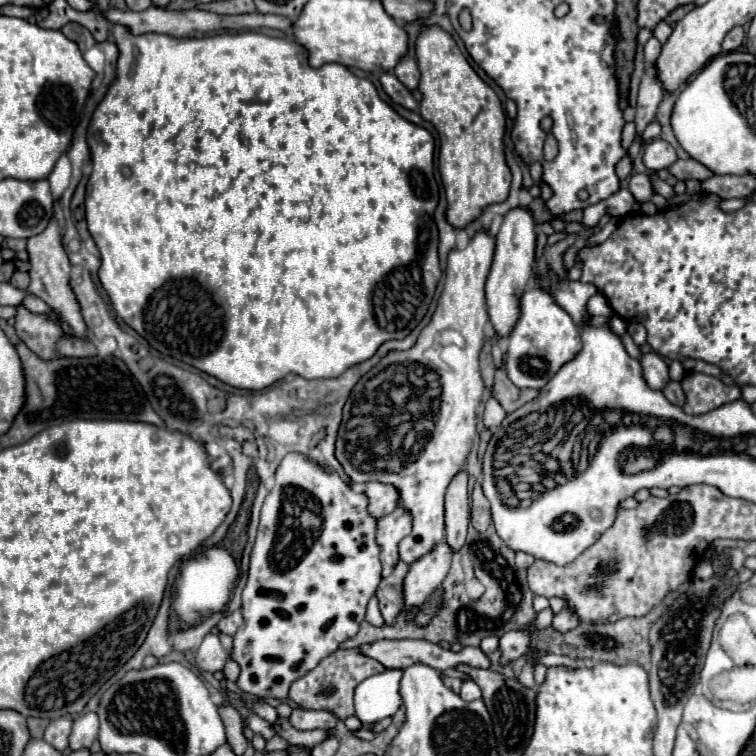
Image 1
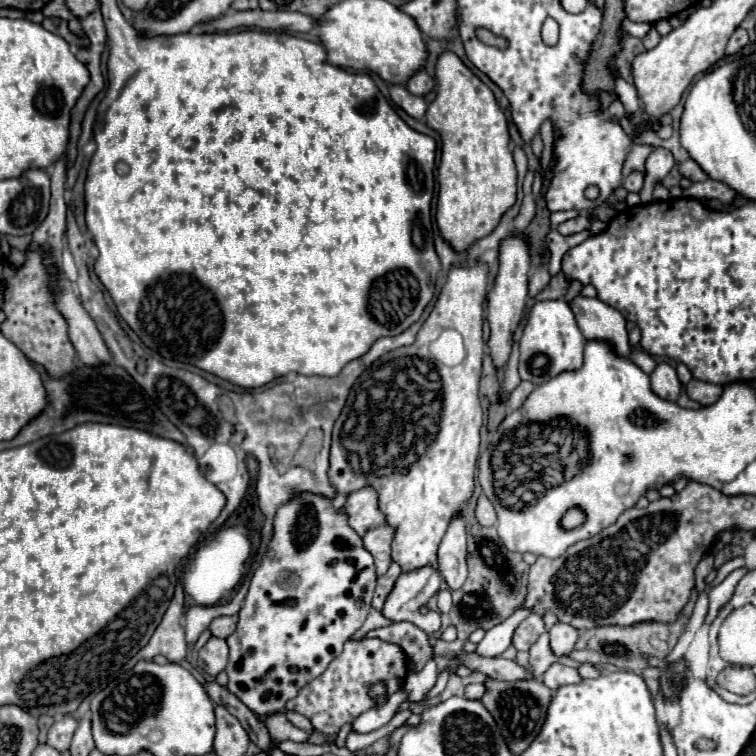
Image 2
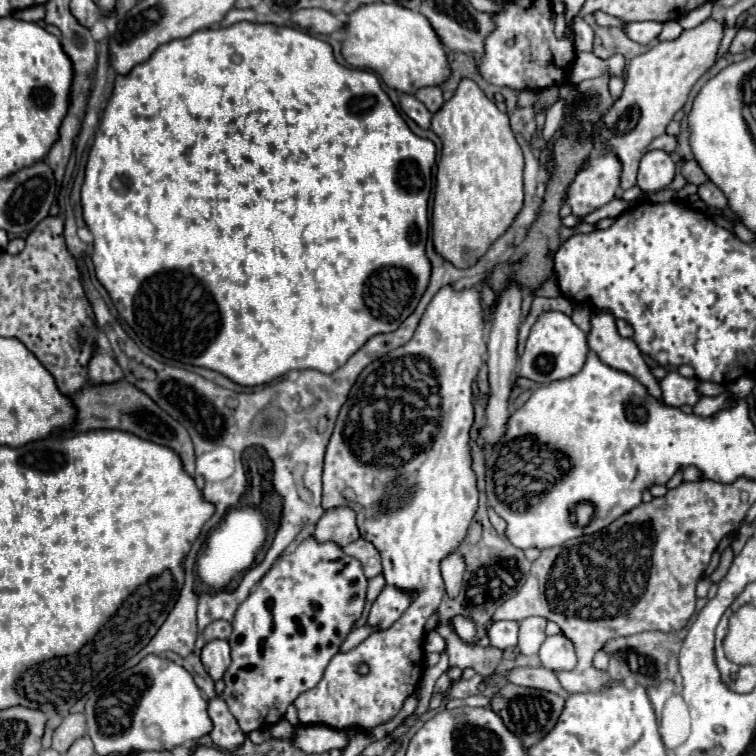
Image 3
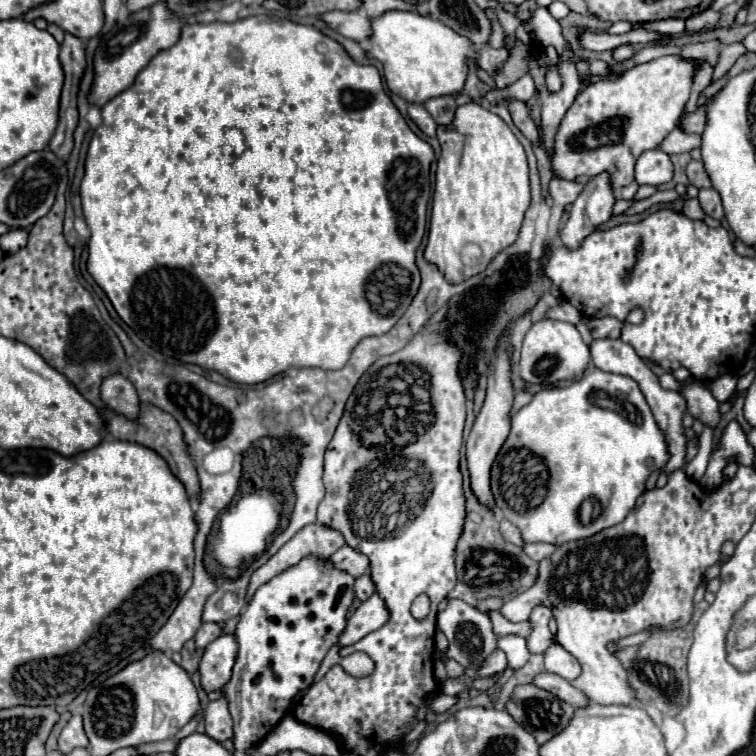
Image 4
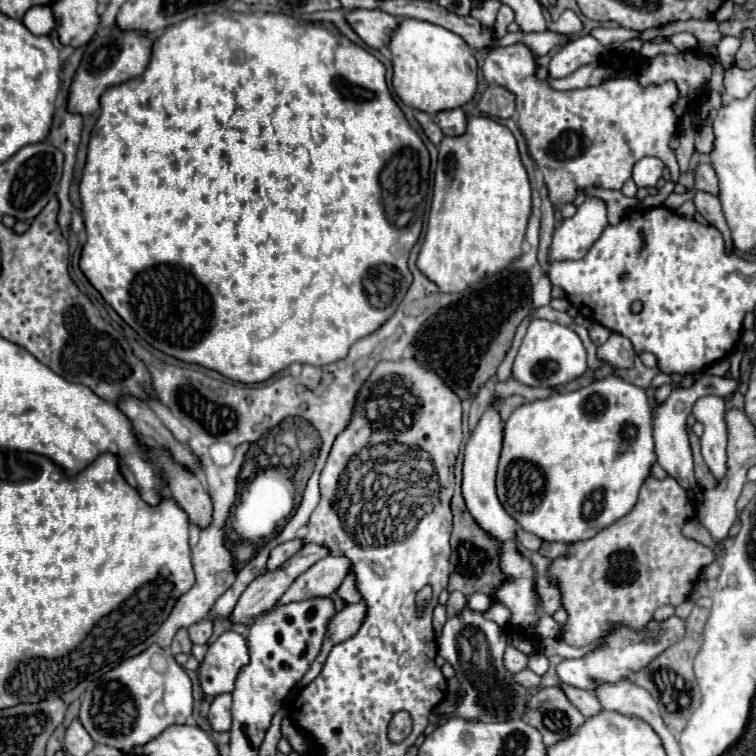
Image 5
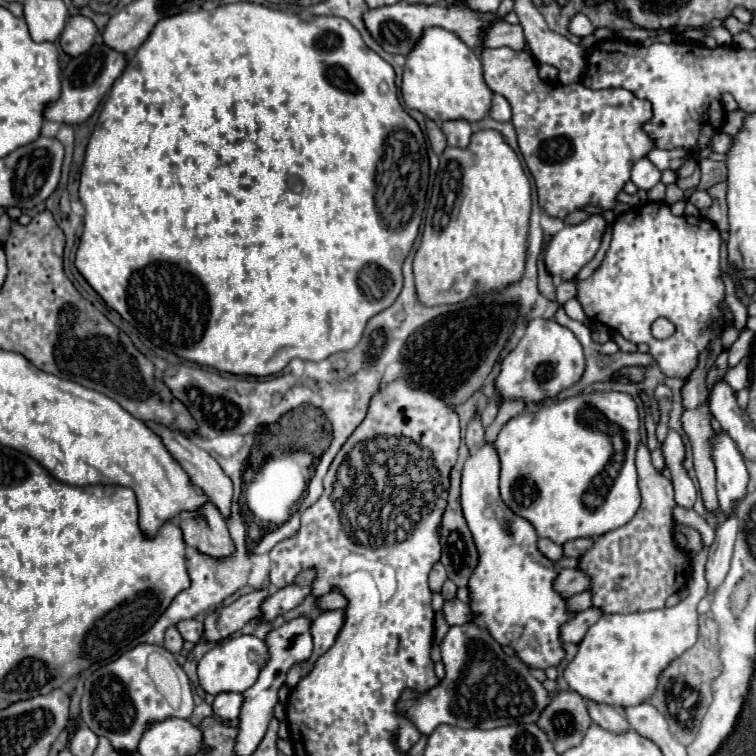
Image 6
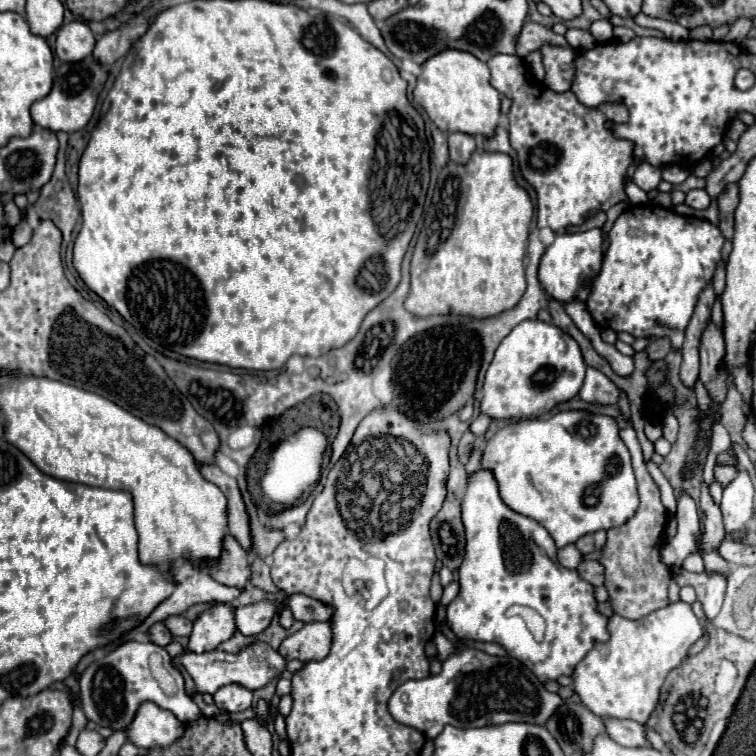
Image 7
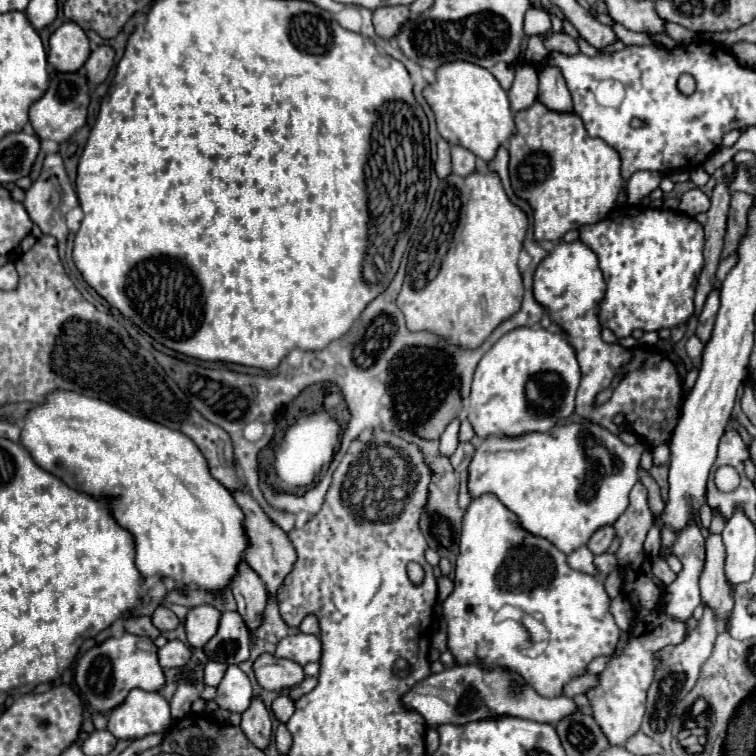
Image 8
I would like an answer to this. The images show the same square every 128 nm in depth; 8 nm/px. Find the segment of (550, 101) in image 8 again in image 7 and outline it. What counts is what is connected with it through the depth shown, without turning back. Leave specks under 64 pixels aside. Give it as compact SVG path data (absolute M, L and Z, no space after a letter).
M566 46L566 48L540 48L540 52L544 54L544 68L546 68L544 84L558 94L570 90L574 76L572 60L576 56L576 50Z

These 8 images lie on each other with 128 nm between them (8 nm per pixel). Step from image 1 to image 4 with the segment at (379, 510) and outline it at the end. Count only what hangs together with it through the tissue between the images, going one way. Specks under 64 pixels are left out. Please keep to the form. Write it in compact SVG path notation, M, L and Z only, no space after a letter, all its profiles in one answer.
M310 524L302 528L288 544L284 544L284 548L280 548L280 552L276 552L262 568L258 568L252 574L250 586L246 592L246 600L252 600L252 596L256 594L260 586L270 582L274 576L286 572L288 568L296 566L302 558L316 556L324 560L332 556L332 552L336 552L344 544L346 542L340 536L340 532L332 532L330 528L324 528L320 524Z

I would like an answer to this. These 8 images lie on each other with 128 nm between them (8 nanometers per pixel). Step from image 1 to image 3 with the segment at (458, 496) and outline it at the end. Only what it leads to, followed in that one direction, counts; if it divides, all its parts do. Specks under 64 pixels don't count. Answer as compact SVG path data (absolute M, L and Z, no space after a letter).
M452 554L442 560L442 576L450 598L456 598L456 588L462 586L462 572L464 572L464 560L460 560L460 554Z

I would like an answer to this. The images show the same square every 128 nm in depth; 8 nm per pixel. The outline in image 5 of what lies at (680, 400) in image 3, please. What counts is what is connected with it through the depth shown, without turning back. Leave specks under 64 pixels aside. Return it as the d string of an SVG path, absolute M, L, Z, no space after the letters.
M704 396L694 404L692 414L698 422L704 422L704 434L700 436L702 458L714 478L720 482L728 472L728 434L724 424L724 398L718 396Z

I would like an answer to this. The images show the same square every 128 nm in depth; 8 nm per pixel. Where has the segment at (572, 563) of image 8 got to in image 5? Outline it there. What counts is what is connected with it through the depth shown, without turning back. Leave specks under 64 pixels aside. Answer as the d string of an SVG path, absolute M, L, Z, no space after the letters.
M518 530L518 542L520 542L526 550L530 550L530 552L538 552L540 546L542 546L542 540L540 540L538 536L534 536L534 534L530 534L530 532L524 532L524 530Z

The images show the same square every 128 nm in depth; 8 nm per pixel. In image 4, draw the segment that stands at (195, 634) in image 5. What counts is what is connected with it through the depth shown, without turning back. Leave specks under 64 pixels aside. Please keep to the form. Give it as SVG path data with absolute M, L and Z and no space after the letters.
M204 622L204 624L200 626L200 630L196 632L196 636L194 636L196 646L198 646L198 648L206 648L206 646L208 646L212 640L216 640L220 634L222 634L222 628L220 628L218 624Z

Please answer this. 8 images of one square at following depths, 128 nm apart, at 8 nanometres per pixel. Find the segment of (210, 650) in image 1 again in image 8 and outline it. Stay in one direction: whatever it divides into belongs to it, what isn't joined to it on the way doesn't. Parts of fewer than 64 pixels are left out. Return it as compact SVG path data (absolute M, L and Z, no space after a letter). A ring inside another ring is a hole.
M168 640L166 646L158 648L158 662L162 668L182 668L190 660L190 648L180 640ZM262 654L254 664L256 678L262 688L274 690L278 694L290 694L304 678L304 670L300 664L292 660L280 660L270 654ZM208 662L206 668L204 668L204 682L208 686L218 686L222 676L226 672L226 664L220 664L220 662Z

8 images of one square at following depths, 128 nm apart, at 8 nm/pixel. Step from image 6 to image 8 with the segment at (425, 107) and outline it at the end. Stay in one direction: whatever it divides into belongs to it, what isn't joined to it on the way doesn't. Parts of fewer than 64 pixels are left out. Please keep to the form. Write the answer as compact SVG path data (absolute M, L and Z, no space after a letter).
M448 62L444 68L436 70L436 82L424 88L424 98L430 104L440 136L452 144L470 150L474 156L490 162L496 156L500 146L506 146L508 140L516 134L514 114L510 110L510 100L506 90L498 80L476 64Z

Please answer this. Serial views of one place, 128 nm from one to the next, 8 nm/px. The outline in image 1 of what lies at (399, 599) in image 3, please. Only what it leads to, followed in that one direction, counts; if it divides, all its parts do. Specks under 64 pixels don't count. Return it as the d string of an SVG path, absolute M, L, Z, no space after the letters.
M442 542L432 552L416 560L406 578L404 578L404 610L420 608L434 590L440 588L448 568L450 568L452 552L448 552L448 546Z

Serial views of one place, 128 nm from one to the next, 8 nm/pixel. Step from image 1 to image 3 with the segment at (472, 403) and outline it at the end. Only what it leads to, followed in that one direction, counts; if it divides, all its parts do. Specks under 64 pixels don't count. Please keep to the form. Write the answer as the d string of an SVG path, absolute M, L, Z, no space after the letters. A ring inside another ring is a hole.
M442 288L428 304L412 340L368 364L338 414L324 458L322 506L324 510L352 508L360 538L374 544L380 552L386 584L396 586L402 592L416 592L416 596L390 628L372 632L350 652L336 654L326 666L322 680L296 698L294 706L304 726L324 724L334 730L360 726L362 732L370 732L374 726L392 720L402 710L404 700L420 686L420 678L426 670L424 624L446 594L440 562L460 548L478 508L476 476L470 468L468 432L474 420L472 380L478 374L478 366L482 366L484 350L484 320L478 290L468 288L456 292L454 288ZM360 662L370 666L368 676L356 674Z

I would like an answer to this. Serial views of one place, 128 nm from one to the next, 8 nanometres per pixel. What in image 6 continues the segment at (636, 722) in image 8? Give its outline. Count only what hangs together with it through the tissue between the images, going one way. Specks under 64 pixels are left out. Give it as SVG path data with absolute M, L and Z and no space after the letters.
M680 506L674 508L674 520L696 528L702 534L704 542L704 550L692 558L690 594L672 608L634 614L604 614L594 626L590 626L586 636L578 644L578 654L574 656L572 662L568 662L564 670L566 682L584 700L608 704L614 708L644 704L654 696L664 668L696 644L698 640L696 604L700 602L700 598L706 596L704 564L708 558L708 546L714 542L714 530L694 510L686 510Z

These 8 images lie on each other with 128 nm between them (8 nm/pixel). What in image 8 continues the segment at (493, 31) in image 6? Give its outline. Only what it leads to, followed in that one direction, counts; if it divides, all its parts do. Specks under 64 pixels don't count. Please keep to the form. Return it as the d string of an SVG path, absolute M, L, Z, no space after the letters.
M564 32L562 34L552 34L550 38L546 38L546 48L562 52L562 54L578 54L580 52L578 42Z

